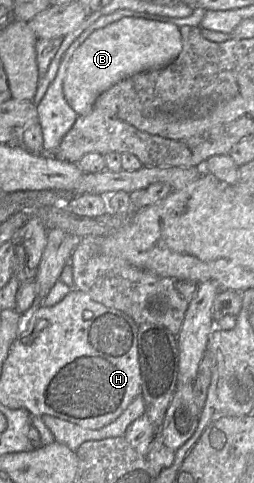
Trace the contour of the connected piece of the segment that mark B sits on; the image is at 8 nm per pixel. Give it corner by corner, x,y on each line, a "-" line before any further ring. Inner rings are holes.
126,16
94,31
74,52
64,79
65,99
78,116
87,115
97,98
111,86
133,75
166,67
179,56
181,50
182,37
179,27
175,24

